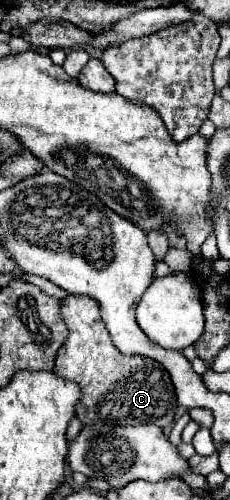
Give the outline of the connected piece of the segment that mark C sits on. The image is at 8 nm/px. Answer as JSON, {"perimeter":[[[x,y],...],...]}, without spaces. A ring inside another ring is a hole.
{"perimeter":[[[63,298],[61,318],[69,328],[69,336],[57,352],[53,372],[79,384],[81,400],[77,404],[77,416],[83,424],[153,422],[159,428],[165,428],[173,422],[177,400],[169,374],[157,362],[143,356],[125,356],[113,346],[93,298]],[[109,392],[113,392],[113,398],[105,398]]]}

